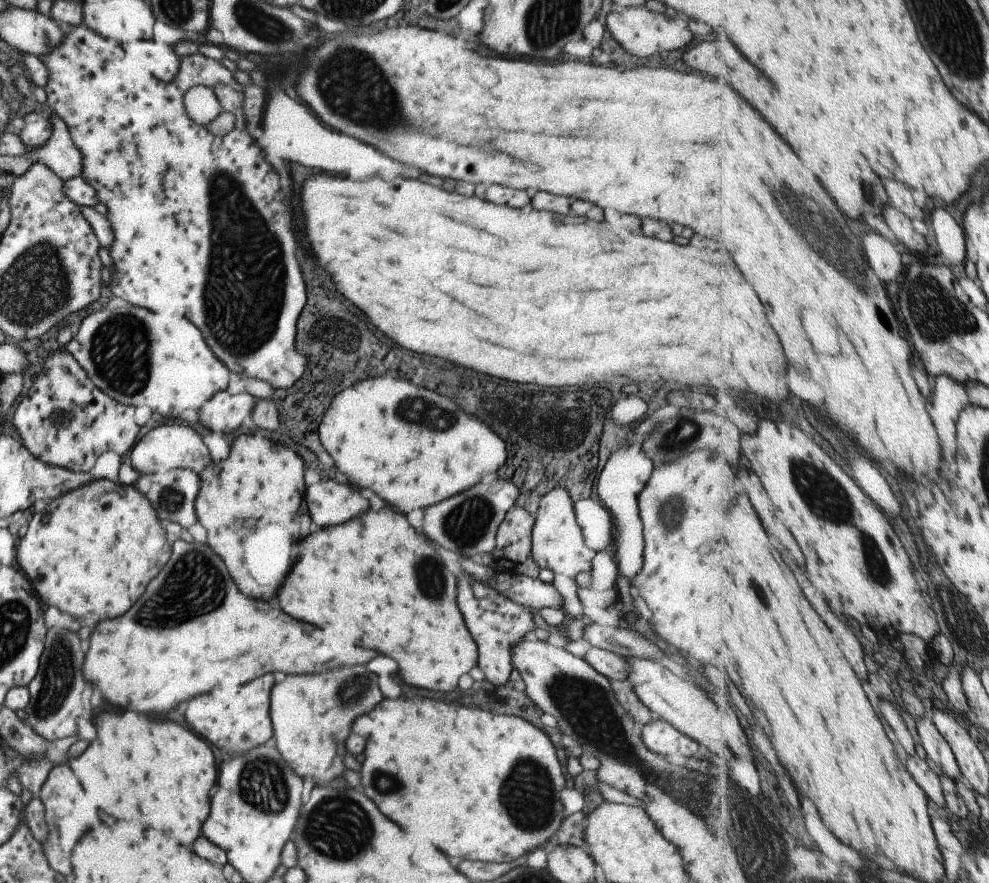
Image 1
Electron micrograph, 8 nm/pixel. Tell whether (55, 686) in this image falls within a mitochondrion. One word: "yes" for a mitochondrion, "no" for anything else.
yes

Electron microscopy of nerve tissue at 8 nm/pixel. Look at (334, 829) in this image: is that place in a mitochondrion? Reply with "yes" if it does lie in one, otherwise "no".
yes

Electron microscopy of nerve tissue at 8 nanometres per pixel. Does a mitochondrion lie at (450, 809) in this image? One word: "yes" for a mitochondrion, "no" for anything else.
no

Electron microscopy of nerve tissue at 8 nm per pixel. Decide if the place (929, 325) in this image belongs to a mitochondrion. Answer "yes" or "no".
yes

